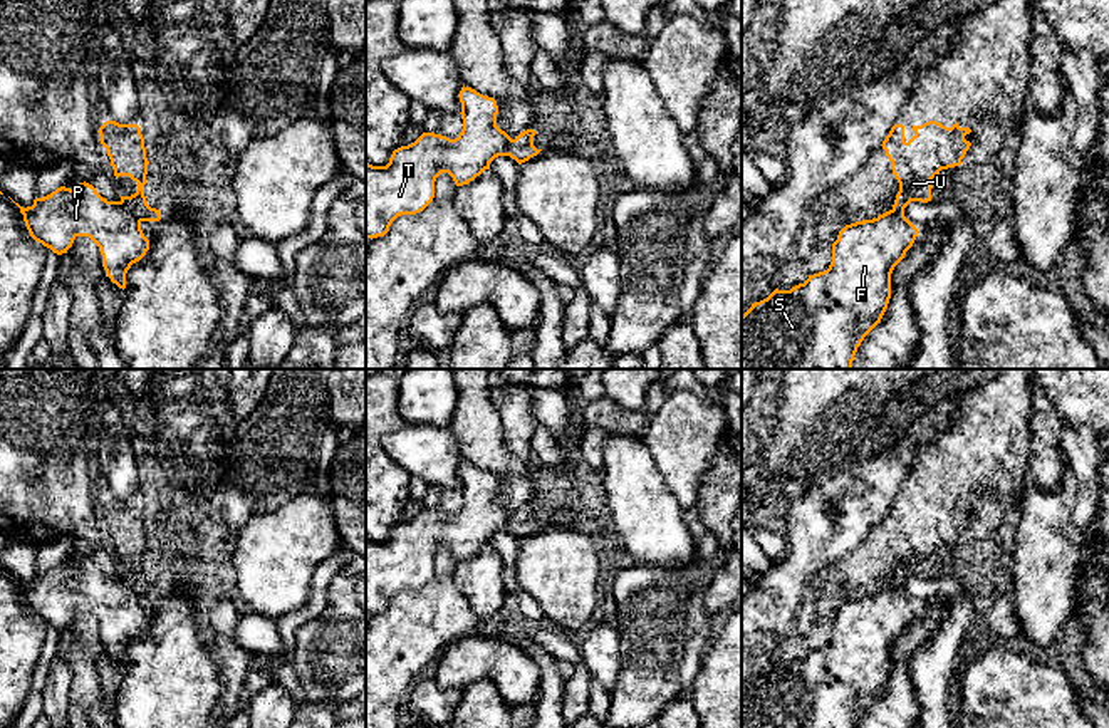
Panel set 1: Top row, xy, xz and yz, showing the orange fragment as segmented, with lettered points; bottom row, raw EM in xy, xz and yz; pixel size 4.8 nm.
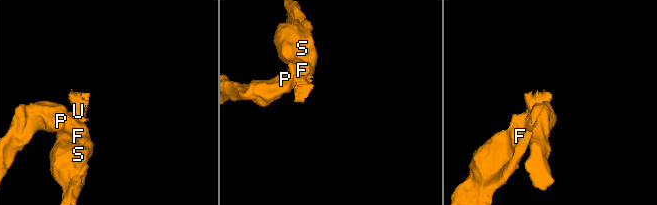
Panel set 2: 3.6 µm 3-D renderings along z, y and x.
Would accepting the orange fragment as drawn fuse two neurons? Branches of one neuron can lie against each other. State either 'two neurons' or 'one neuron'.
two neurons

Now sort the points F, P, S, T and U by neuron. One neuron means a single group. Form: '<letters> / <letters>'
F P S T / U

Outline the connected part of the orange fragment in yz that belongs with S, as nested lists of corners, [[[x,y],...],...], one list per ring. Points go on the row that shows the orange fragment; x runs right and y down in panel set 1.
[[[893,210],[846,225],[827,270],[790,290],[775,289],[742,315],[742,369],[852,369],[857,347],[888,309],[891,273],[916,237],[918,228]]]

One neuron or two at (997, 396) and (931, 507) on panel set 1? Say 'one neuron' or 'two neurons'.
one neuron

